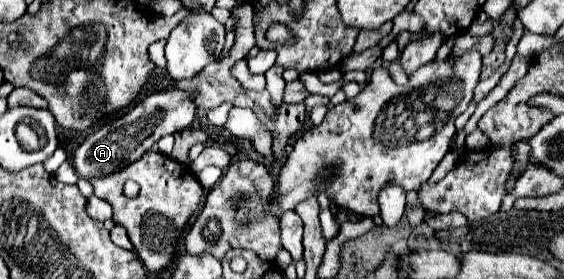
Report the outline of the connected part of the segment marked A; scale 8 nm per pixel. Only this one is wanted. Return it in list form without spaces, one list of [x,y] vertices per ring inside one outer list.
[[[173,89],[173,91],[157,91],[147,95],[135,107],[131,107],[123,117],[103,125],[99,131],[91,133],[71,155],[71,163],[75,171],[85,179],[107,177],[117,171],[123,171],[131,163],[139,161],[163,135],[173,135],[183,131],[195,119],[197,107],[189,93]]]

